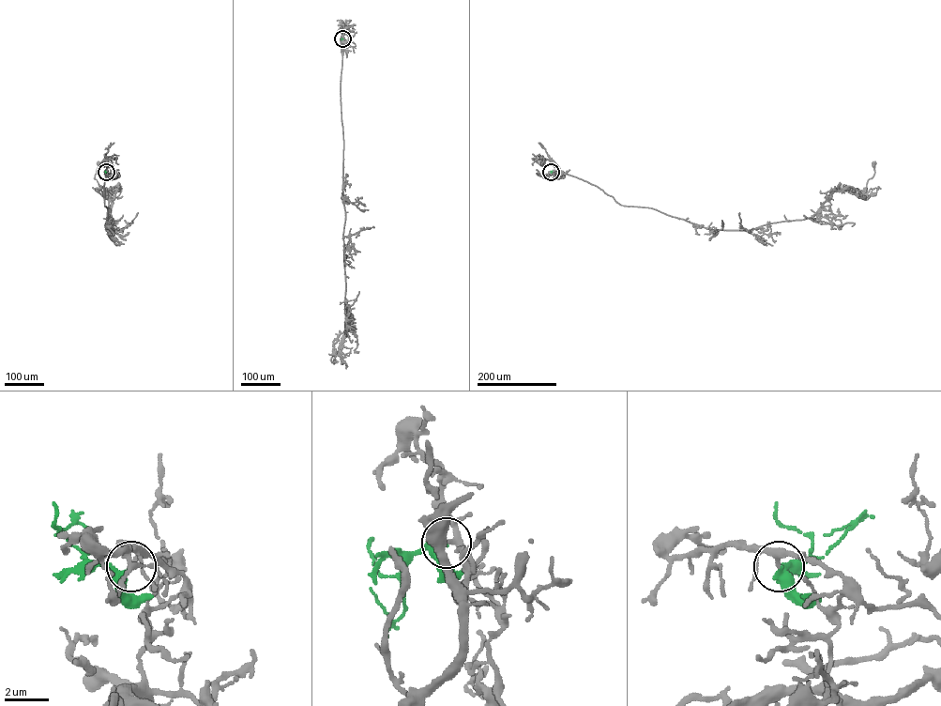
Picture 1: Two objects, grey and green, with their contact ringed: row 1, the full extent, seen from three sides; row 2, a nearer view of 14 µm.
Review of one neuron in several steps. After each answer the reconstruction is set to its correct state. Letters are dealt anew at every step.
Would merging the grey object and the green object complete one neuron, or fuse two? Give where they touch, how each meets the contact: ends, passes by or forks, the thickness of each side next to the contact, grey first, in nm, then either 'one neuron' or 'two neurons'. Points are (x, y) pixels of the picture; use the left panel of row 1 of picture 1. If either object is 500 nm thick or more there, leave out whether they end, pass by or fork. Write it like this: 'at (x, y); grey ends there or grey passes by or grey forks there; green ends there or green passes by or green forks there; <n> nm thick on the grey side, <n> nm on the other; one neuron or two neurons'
at (106, 172); grey passes by; green passes by; 240 nm thick on the grey side, 280 nm on the other; two neurons

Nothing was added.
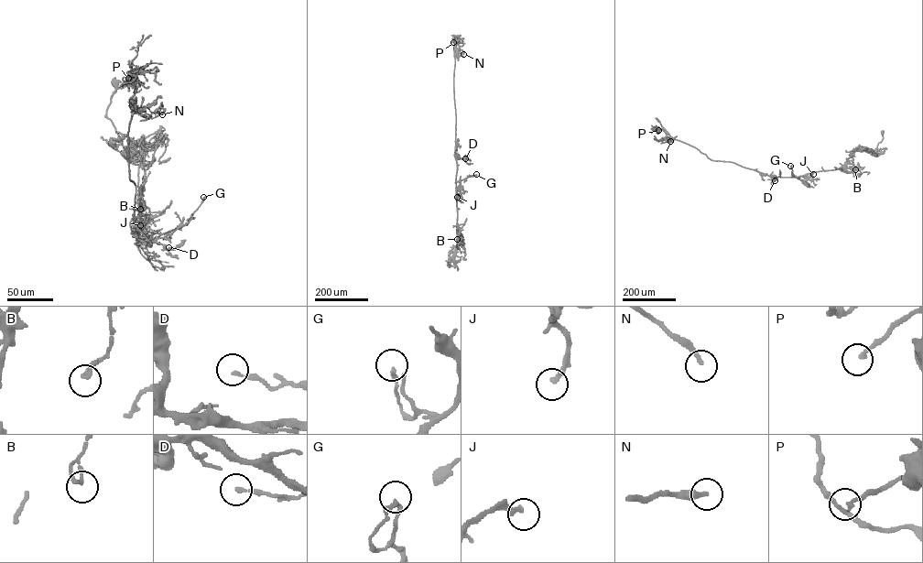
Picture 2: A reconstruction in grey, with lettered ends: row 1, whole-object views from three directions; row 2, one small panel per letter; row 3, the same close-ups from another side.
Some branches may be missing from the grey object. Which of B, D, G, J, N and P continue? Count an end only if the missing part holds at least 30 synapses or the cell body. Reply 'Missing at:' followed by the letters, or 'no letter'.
Missing at: J

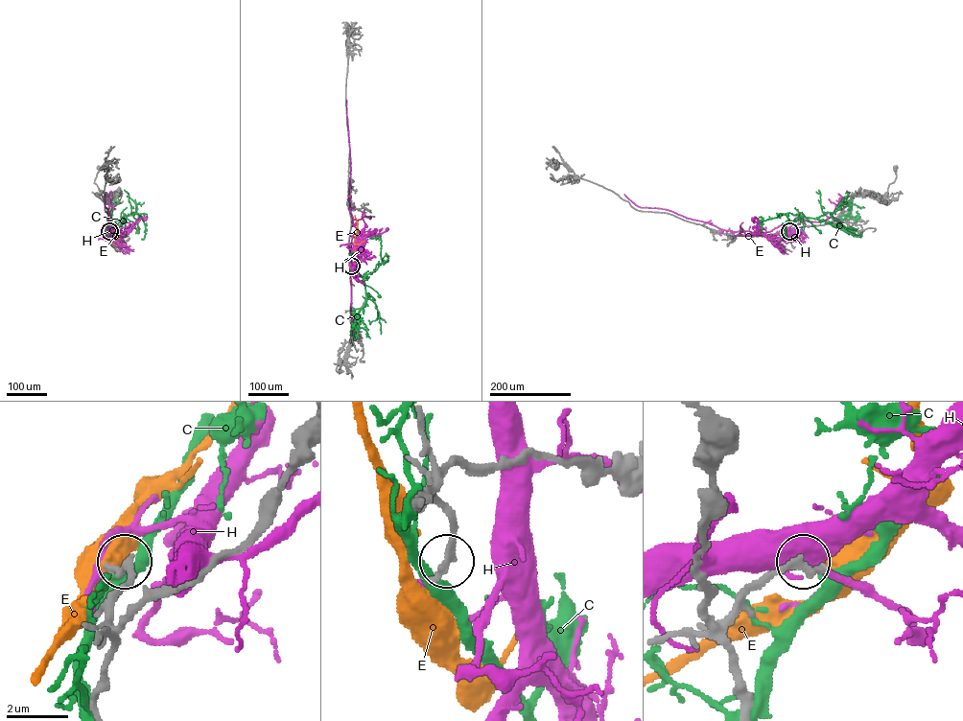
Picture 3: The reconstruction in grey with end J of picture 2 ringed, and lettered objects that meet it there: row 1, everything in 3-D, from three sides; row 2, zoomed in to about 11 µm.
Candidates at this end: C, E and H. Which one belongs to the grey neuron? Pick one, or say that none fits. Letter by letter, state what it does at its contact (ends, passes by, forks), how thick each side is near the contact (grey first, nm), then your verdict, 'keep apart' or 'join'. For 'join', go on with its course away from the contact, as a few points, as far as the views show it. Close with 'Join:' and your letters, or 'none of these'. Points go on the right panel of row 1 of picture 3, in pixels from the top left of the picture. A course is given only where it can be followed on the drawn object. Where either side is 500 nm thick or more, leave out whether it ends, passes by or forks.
C: it passes by; 240 nm thick on the grey side, 400 nm on the other; keep apart
E: 240 nm thick on the grey side, 700 nm on the other; keep apart
H: it passes by; 240 nm thick on the grey side, 200 nm on the other; keep apart
Join: none of these

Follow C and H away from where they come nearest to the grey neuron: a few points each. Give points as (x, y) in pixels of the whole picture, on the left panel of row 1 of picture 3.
C: (109, 231), (123, 216), (122, 212), (121, 219), (137, 232)
H: (109, 231), (113, 236), (118, 236), (142, 217), (145, 219)

